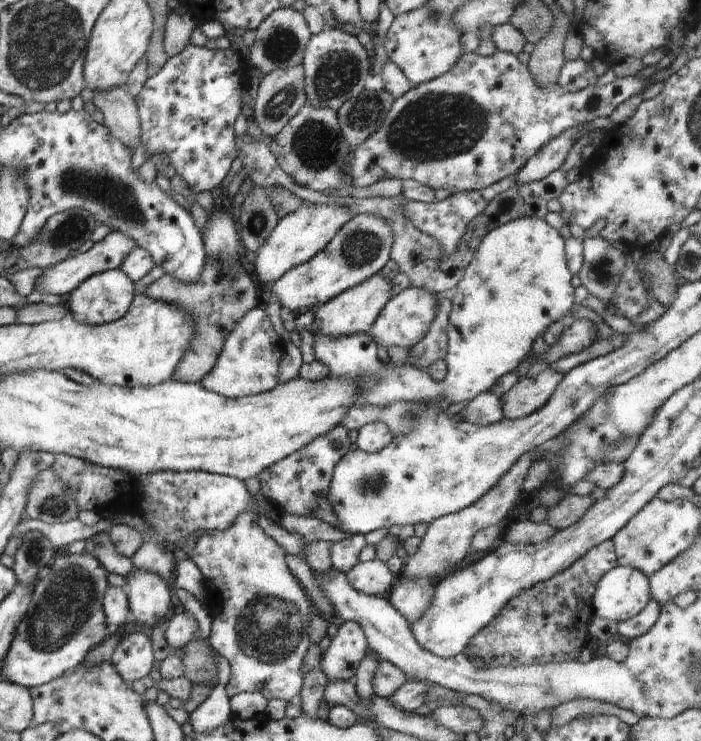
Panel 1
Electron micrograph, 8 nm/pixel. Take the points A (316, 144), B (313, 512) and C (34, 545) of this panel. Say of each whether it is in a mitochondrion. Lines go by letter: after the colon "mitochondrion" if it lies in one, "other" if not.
A: mitochondrion
B: other
C: mitochondrion

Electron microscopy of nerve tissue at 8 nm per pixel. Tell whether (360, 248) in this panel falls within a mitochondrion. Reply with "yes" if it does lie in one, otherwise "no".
yes

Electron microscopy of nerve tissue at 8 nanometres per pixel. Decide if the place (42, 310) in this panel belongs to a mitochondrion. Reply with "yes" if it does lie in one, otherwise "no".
no

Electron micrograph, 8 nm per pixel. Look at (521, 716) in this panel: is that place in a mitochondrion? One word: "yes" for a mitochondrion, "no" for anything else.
no

